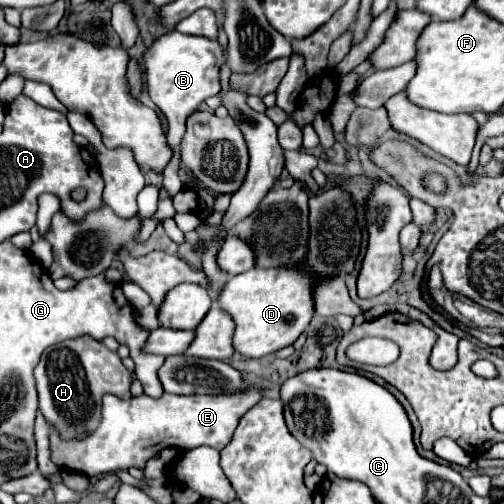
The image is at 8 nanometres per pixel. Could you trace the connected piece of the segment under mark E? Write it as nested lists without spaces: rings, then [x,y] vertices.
[[[249,383],[245,385],[245,393],[223,393],[217,397],[209,395],[185,397],[163,393],[159,399],[141,395],[123,401],[115,395],[105,395],[101,425],[85,441],[63,441],[59,433],[51,429],[53,461],[63,469],[73,469],[89,477],[97,477],[101,473],[125,471],[133,465],[143,469],[145,463],[163,447],[173,447],[173,439],[177,439],[179,449],[209,445],[221,451],[231,441],[231,435],[237,427],[241,413],[251,409],[261,399],[263,387]]]

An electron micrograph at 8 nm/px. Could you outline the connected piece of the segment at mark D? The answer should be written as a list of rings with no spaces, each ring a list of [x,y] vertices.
[[[251,269],[247,273],[235,275],[229,279],[225,289],[221,291],[217,303],[231,313],[235,321],[235,335],[233,335],[233,347],[237,353],[245,357],[265,357],[269,353],[275,353],[291,343],[307,329],[309,321],[313,319],[313,285],[309,285],[309,273],[297,273],[297,269]]]

